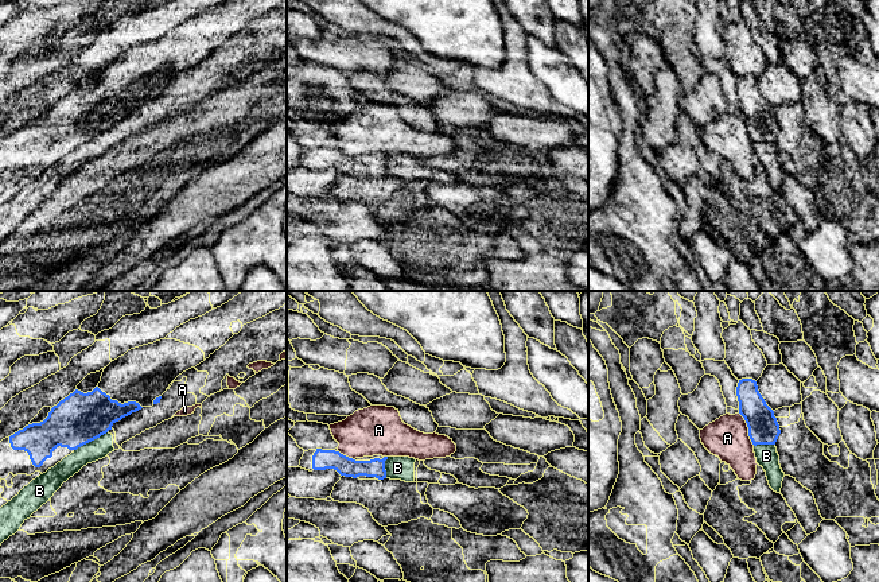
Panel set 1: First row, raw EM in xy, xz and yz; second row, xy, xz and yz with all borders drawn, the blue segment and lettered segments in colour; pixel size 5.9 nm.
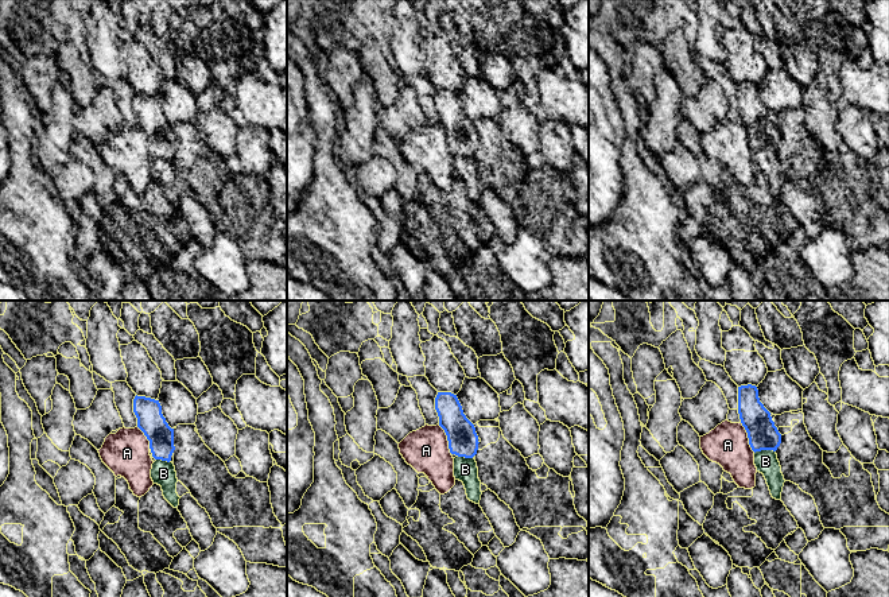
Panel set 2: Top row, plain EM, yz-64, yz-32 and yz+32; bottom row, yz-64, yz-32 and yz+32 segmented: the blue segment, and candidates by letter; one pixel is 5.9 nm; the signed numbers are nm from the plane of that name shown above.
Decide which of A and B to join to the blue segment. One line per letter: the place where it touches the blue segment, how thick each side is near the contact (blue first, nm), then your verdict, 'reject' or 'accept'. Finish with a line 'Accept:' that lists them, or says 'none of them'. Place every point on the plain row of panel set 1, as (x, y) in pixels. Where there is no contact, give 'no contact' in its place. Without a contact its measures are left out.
A: contact yz (749, 127); calibres 190 and 260 nm; reject
B: contact xy (90, 139); calibres 300 and 120 nm; reject
Accept: none of them

